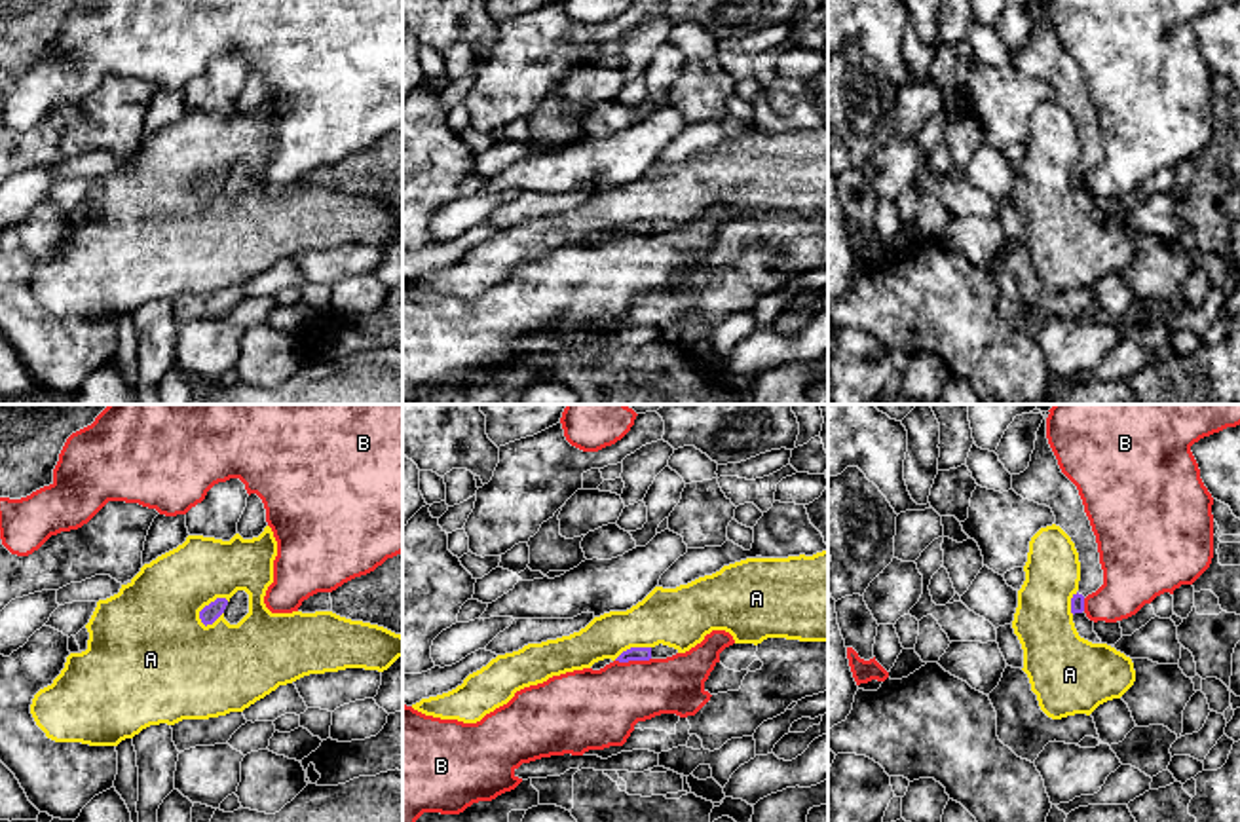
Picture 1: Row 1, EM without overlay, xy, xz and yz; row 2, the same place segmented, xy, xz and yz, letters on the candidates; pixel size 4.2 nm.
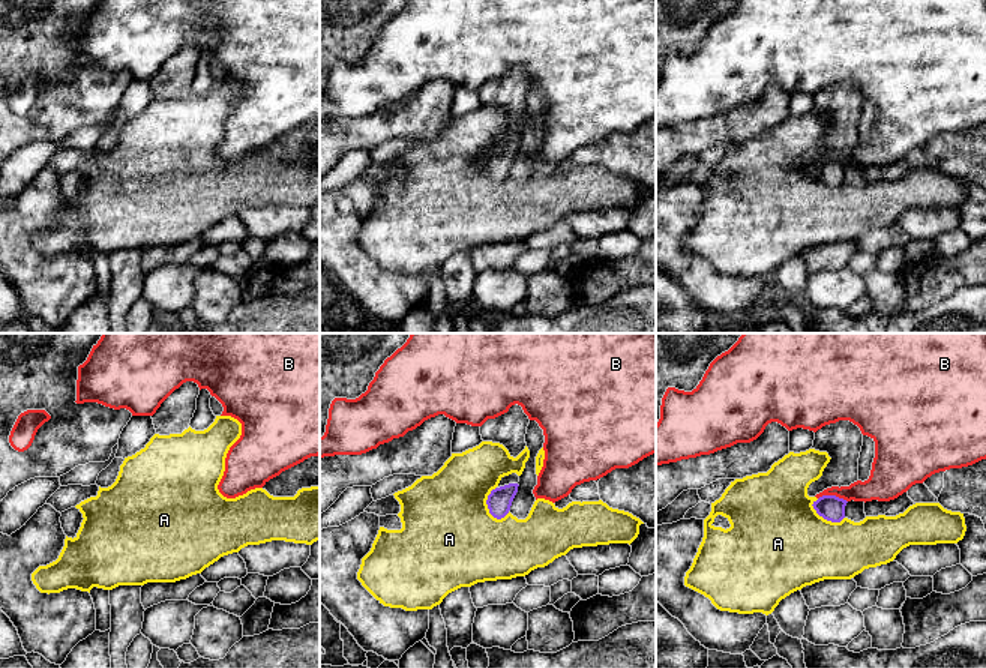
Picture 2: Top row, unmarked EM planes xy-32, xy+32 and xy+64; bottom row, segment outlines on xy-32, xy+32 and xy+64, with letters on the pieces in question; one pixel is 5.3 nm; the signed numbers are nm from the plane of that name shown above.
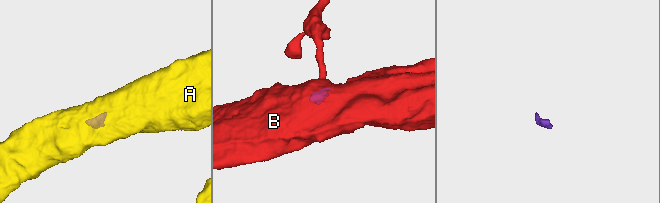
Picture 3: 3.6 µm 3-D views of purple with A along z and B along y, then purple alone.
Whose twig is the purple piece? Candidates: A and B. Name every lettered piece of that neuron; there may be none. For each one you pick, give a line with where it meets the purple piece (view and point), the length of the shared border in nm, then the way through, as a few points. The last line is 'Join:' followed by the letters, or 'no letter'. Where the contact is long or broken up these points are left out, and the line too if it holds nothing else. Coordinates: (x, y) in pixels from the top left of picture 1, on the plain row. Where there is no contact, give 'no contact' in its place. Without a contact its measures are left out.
Join: no letter

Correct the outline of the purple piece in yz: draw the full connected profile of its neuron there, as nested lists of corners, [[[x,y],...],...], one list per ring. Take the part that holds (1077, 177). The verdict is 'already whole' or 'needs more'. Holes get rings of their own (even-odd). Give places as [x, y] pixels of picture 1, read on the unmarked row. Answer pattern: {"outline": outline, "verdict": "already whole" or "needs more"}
{"outline": [[[1046,0],[1037,6],[1029,42],[1012,49],[1012,65],[1024,74],[1046,80],[1075,118],[1080,137],[1079,165],[1071,173],[1071,188],[1084,186],[1084,173],[1103,159],[1103,144],[1090,95],[1084,87],[1077,61],[1062,47],[1046,13]]], "verdict": "needs more"}

